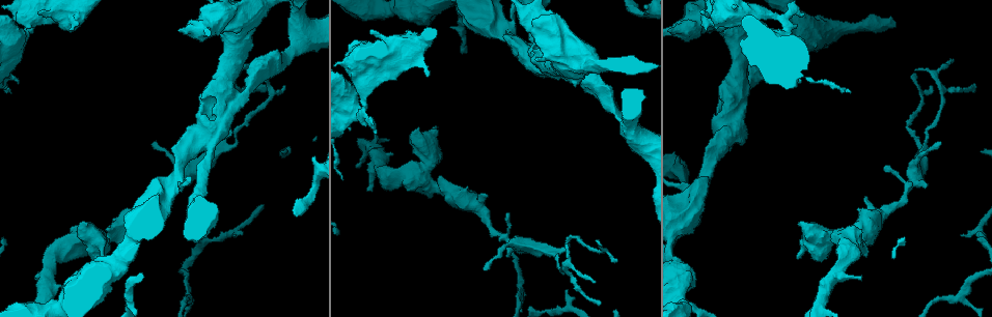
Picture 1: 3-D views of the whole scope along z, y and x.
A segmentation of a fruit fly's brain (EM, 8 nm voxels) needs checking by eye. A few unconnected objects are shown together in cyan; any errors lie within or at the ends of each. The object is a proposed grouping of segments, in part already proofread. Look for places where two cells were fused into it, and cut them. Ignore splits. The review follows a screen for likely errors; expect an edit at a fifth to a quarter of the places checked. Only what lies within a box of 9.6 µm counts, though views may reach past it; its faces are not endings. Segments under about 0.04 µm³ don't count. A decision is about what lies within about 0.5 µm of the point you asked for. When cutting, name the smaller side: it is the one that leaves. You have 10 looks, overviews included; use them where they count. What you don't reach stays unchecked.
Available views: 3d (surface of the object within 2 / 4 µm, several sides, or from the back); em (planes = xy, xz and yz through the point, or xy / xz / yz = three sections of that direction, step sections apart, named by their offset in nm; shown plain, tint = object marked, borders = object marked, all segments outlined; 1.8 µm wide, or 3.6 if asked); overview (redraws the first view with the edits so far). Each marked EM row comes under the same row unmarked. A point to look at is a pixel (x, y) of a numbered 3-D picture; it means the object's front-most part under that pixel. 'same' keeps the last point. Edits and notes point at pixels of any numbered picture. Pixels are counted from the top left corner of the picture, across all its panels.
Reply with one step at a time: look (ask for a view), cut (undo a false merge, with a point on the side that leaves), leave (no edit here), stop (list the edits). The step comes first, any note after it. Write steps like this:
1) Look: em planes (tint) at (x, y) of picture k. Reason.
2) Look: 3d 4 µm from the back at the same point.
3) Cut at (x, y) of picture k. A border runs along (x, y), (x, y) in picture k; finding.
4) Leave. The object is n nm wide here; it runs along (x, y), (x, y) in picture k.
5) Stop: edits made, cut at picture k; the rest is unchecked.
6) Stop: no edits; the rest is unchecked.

Look: em 3.6 µm planes (tint) at (401, 52) of picture 1.

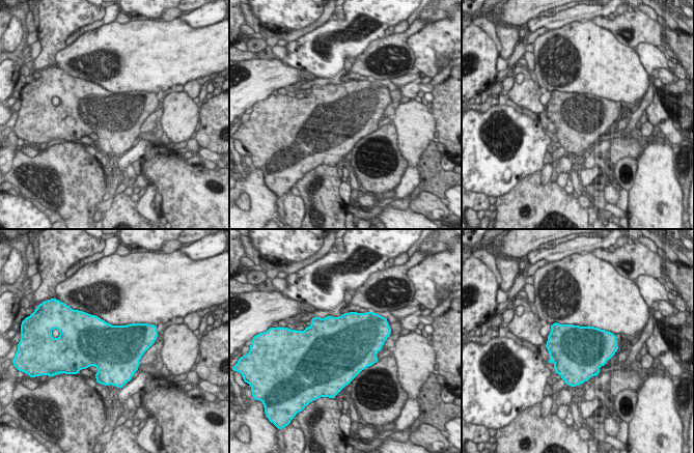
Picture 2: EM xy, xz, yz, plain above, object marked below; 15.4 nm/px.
Leave. The object is 800 nm wide here; all the same cell.

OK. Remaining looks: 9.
Look: em 3.6 µm planes (tint) at (361, 109) of picture 1. Thick turns thin.

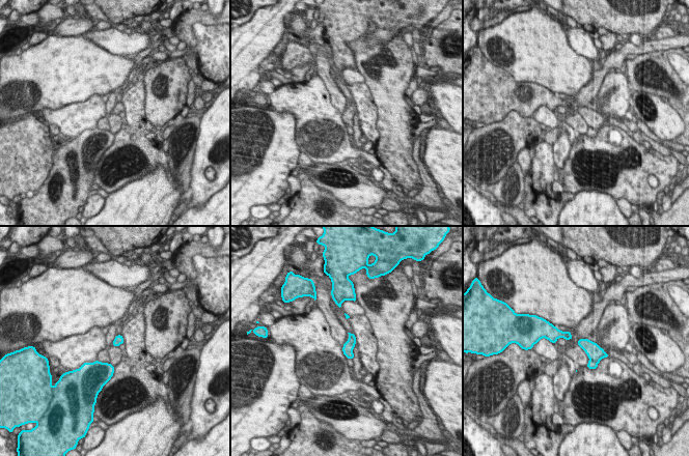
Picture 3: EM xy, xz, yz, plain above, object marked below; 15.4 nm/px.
Cut at (591, 365) of picture 3. Two cells meet here.

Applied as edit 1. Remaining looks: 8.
Look: 3d 4 µm at (239, 95) of picture 1. Closes a loop.

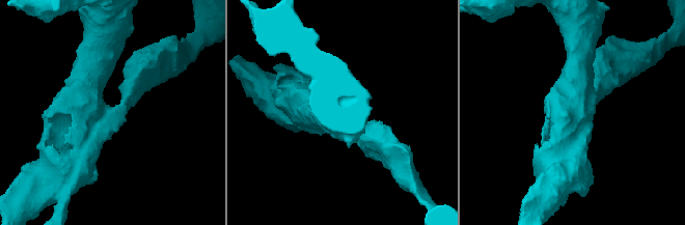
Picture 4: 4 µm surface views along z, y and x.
Look: em xz step 8 (tint) at (106, 115) of picture 4.

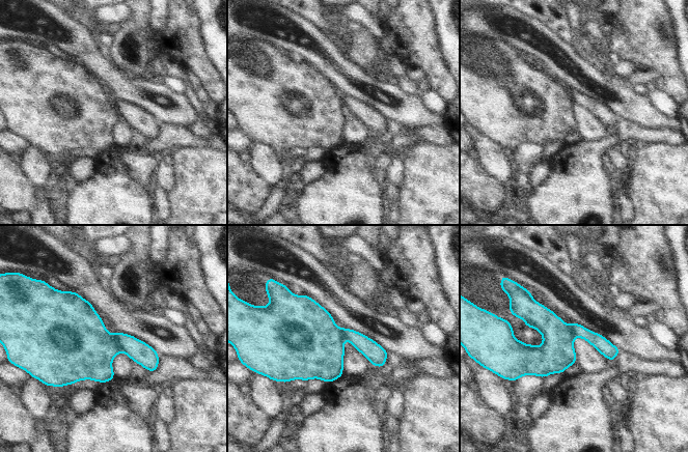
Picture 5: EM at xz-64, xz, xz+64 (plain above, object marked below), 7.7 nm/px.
Leave. The object is 240 nm wide here; continuous, no second cell.

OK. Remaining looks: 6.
Look: em 3.6 µm xz step 4 (tint) at (500, 28) of picture 1. Calibre changes.

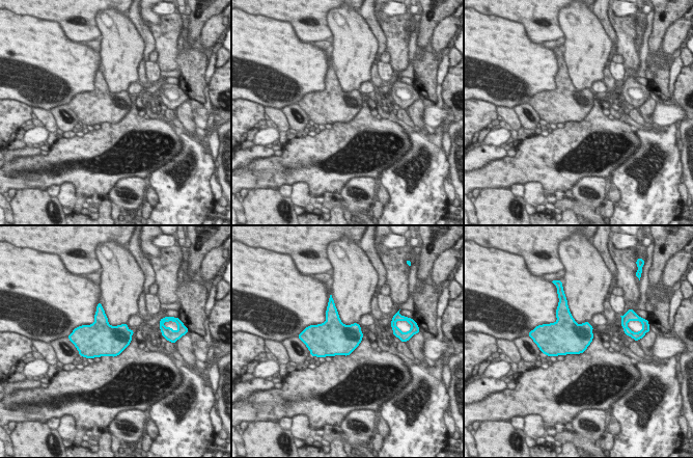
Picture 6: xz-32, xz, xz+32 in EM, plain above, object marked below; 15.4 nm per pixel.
Look: em 3.6 µm planes (borders) at the same point.

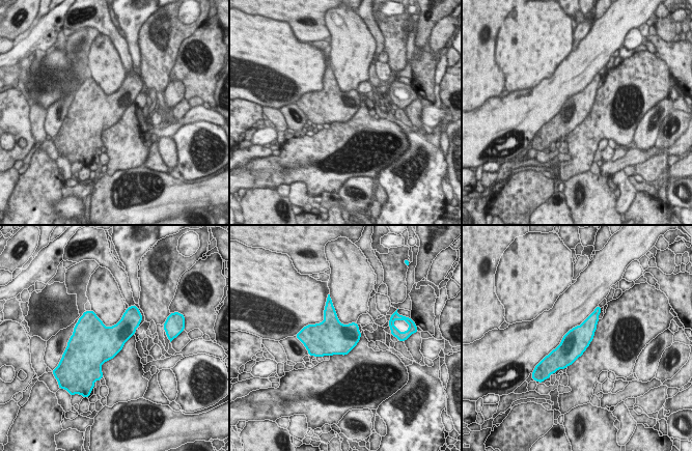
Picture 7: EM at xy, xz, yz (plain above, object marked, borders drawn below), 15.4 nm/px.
Leave. One cell here.

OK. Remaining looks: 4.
Stop: edits made, cut at picture 3; the rest is unchecked.

